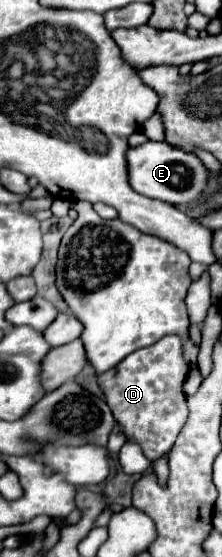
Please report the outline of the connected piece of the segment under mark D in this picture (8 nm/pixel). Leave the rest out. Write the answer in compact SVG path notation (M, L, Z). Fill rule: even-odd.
M164 335L154 345L130 353L116 369L98 377L98 385L104 391L106 403L112 409L116 423L122 427L126 441L140 445L150 461L156 461L170 451L188 417L186 395L182 391L186 375L188 365L182 359L180 337Z

